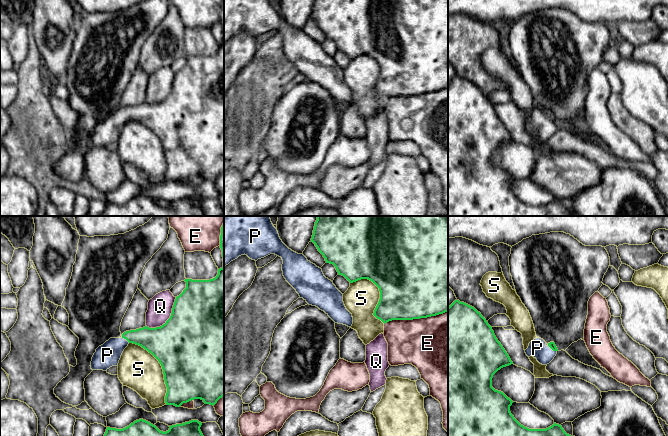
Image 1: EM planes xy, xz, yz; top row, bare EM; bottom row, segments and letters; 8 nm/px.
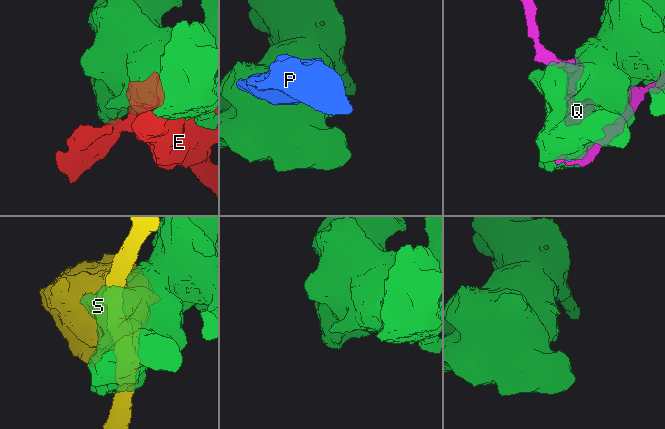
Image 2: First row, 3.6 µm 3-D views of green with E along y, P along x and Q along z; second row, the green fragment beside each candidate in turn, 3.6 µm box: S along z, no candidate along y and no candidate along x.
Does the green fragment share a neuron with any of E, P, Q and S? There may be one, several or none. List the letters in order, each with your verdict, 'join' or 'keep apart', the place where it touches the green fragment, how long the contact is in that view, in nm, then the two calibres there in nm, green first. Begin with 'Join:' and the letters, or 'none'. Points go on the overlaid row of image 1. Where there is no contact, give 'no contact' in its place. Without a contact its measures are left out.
Join: P
E: keep apart; contact xz (415, 318); length 500 nm; calibres 500 and 440 nm
P: join; contact xy (126, 339); length 80 nm; calibres 220 and 190 nm
Q: keep apart; contact xy (168, 319); length 340 nm; calibres 500 and 190 nm
S: keep apart; contact xy (162, 368); length 600 nm; calibres 500 and 320 nm

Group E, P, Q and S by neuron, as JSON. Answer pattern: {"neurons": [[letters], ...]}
{"neurons": [["E"], ["P"], ["Q"], ["S"]]}

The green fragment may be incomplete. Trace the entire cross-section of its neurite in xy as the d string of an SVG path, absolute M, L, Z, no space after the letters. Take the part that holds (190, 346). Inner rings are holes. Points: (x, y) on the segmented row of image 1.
M224 223L221 227L221 235L220 235L220 248L222 250L223 257L223 267L218 269L218 274L215 278L210 280L192 280L185 279L186 288L183 292L176 297L172 313L170 318L160 327L149 328L147 326L143 328L139 328L136 330L126 331L122 334L121 338L110 338L103 345L99 346L96 349L91 361L91 369L92 370L103 370L107 371L112 366L118 366L119 360L124 349L128 346L129 343L133 343L141 346L149 353L151 353L161 364L164 374L164 380L167 387L167 393L165 396L166 405L174 405L176 407L180 407L183 403L187 403L194 399L201 399L205 404L215 405L217 401L224 396Z

